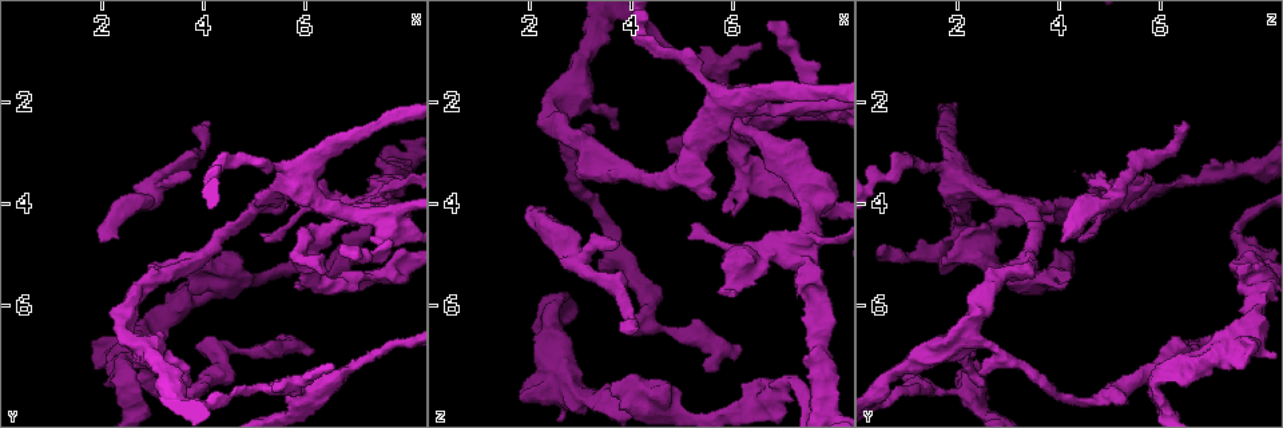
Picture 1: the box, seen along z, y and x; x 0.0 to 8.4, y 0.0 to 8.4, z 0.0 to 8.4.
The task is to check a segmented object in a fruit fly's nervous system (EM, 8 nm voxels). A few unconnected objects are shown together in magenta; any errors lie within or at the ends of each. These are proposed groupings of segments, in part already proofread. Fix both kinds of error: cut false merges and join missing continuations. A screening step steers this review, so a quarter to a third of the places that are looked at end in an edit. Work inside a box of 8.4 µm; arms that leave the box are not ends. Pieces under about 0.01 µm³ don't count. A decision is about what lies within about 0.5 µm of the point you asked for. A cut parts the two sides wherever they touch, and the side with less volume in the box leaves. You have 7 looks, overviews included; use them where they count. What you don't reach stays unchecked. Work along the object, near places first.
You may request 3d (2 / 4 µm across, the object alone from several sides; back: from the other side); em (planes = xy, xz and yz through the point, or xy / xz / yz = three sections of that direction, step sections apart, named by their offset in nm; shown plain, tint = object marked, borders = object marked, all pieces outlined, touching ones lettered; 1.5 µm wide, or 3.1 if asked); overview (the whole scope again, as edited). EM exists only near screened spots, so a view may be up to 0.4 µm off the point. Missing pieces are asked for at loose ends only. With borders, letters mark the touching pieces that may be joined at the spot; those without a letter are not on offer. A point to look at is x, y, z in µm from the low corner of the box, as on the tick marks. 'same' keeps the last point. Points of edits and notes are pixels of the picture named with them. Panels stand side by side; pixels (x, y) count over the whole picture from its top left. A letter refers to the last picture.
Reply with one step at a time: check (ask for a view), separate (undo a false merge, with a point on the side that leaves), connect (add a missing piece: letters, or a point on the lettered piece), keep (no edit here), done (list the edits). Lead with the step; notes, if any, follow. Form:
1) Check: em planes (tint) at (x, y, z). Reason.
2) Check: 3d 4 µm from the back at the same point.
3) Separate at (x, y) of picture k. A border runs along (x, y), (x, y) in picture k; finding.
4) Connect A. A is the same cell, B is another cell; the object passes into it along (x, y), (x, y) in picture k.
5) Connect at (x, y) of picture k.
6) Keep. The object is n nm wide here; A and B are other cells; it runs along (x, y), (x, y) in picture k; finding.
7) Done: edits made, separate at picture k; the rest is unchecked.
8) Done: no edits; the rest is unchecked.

Check: 3d 2 µm at (4.20, 2.40, 6.35). Free end.

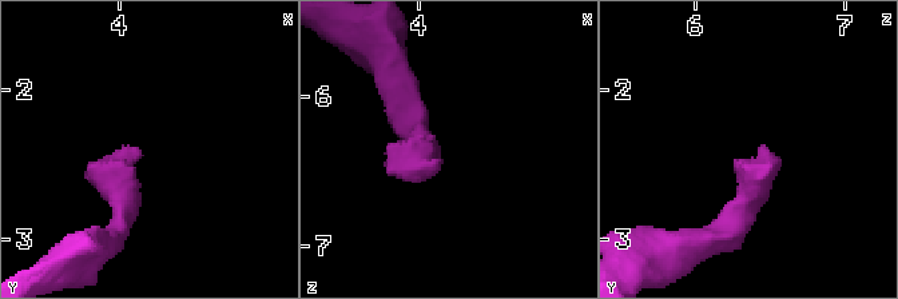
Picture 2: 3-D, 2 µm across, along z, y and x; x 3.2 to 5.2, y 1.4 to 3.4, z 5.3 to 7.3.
Check: em planes (borders) at (4.16, 2.42, 6.40).

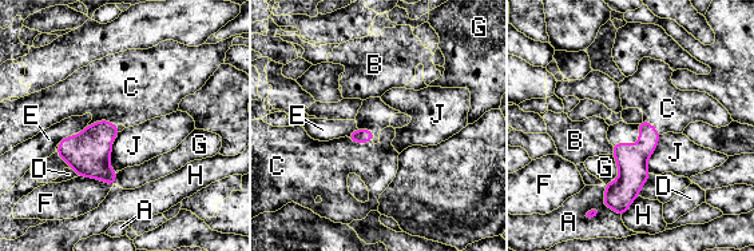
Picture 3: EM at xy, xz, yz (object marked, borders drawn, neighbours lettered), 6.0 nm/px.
Connect C. C is the same cell, A, B, D, E, F, G, H and J are other cells; the object passes into it along (360, 136), (360, 142), (326, 166) in picture 3; the cell continues.

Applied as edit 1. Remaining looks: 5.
Check: overview.

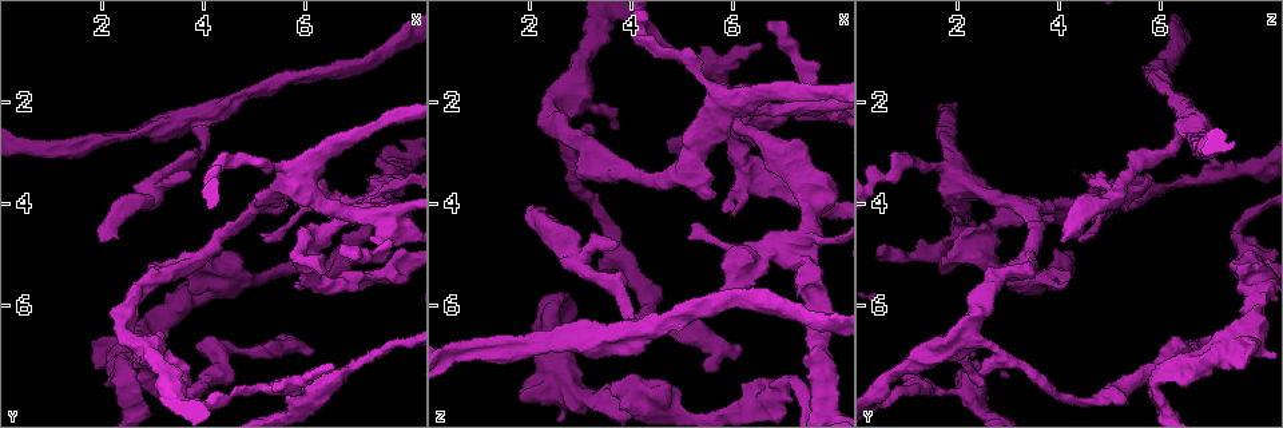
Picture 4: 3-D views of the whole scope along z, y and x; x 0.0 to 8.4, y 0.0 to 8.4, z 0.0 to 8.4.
Check: em planes (tint) at (3.70, 3.45, 4.70). Free end.

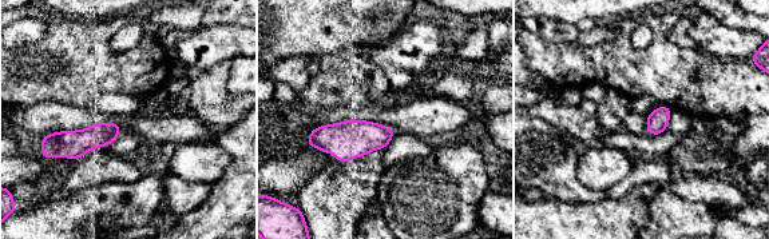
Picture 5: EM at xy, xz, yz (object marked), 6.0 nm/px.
Check: em planes (borders) at the same point.

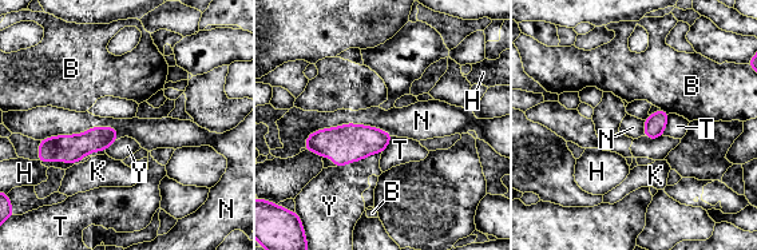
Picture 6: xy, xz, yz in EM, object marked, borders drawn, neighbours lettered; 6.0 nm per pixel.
Keep. The object is 130 nm wide here; B, H, K, N, T and Y are other cells; a border runs along (393, 135), (344, 123), (304, 147) in picture 6; no lettered piece goes on from it.

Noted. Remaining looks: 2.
Check: 3d 2 µm at (5.95, 7.70, 2.15). Three-way junction.

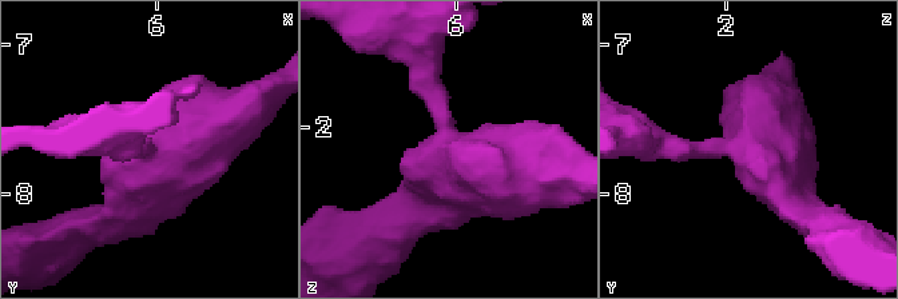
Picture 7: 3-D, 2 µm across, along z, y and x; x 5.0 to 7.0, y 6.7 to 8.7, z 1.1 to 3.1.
Check: em planes (borders) at (5.96, 7.70, 2.14). 3 arms meet here; the arms are 260, 260, 300 nm wide; shape alone is not enough.

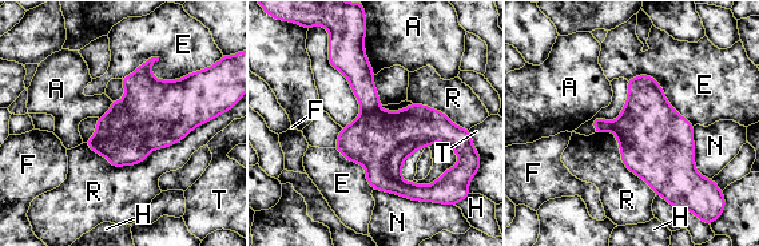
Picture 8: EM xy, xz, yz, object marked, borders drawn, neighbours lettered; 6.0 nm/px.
Separate at (381, 141) of picture 8. A, E, F, H, N, R and T are other cells; a border runs along (377, 107), (362, 111) in picture 8; a second cell is stuck on.

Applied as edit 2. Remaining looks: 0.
Done: edits made, connect at picture 3, separate at picture 8; the rest is unchecked.

